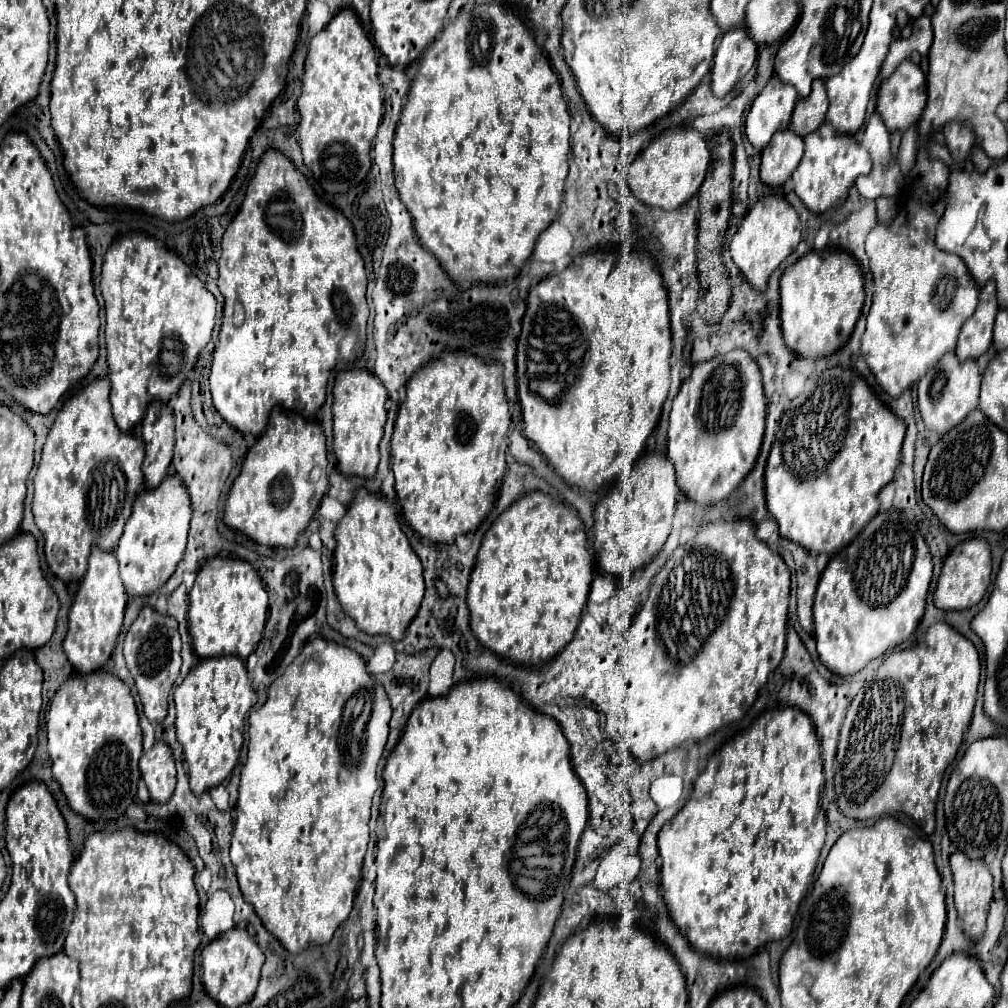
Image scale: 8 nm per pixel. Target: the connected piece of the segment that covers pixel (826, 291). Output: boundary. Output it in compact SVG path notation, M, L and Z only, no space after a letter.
M841 249L807 253L787 267L781 277L781 329L787 347L799 357L833 355L849 341L863 301L863 271L851 253Z

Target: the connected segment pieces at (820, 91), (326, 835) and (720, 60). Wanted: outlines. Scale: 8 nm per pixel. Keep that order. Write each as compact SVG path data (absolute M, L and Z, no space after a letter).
M817 79L813 81L813 91L807 99L799 99L797 107L793 111L793 129L797 135L805 137L809 131L815 131L827 113L827 93L825 93L825 81Z
M321 637L311 639L299 657L293 659L293 663L285 669L285 673L271 685L269 689L269 699L267 703L253 711L249 715L249 751L247 751L247 761L241 771L241 783L239 783L239 799L237 799L237 817L233 825L233 841L231 841L231 861L235 865L237 881L243 893L243 899L255 907L257 917L265 925L265 929L279 939L279 943L289 951L289 953L299 953L307 949L309 945L315 943L329 943L333 939L333 933L337 927L349 917L353 899L357 895L357 885L361 881L361 867L363 867L363 857L367 851L369 843L369 815L371 815L371 799L377 789L377 779L375 779L375 769L377 761L381 759L383 747L387 743L389 735L389 719L391 719L391 707L389 699L385 695L385 689L375 683L375 679L367 673L365 661L351 651L349 647L325 641Z
M745 27L727 31L715 51L711 67L713 95L723 99L739 79L747 75L757 59L757 45L747 35Z

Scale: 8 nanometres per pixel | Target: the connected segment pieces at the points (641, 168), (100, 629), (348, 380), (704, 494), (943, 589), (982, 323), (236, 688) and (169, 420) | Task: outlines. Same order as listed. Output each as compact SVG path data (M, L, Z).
M687 127L669 129L661 137L657 137L639 157L631 163L629 169L629 185L633 195L645 205L659 209L677 209L687 203L701 187L711 155L705 143L705 137Z
M93 549L89 557L89 569L79 585L79 591L69 611L69 631L63 641L65 655L77 673L85 675L105 667L105 663L113 655L115 641L121 633L125 605L127 605L127 595L117 573L115 553Z
M351 369L337 375L333 385L333 437L335 437L333 453L337 457L337 469L343 475L365 477L365 479L375 477L377 465L379 465L379 443L381 443L385 421L387 421L385 403L387 403L387 391L383 383L367 369Z
M745 351L697 363L673 399L669 417L667 457L673 461L679 489L701 505L727 499L757 461L765 435L765 415L761 371Z
M983 539L963 541L949 553L949 557L943 563L941 575L935 585L933 603L935 607L945 609L945 611L947 609L969 609L983 599L989 583L991 583L991 551L989 551L987 541Z
M989 281L979 293L977 311L961 327L959 343L957 343L957 349L955 349L961 363L965 359L979 359L991 347L993 323L995 323L997 311L999 311L999 305L997 305L995 283Z
M237 657L199 661L175 689L177 741L183 747L189 783L195 795L221 785L231 775L243 747L241 727L245 727L245 719L255 703L257 693L247 677L245 661Z
M159 401L151 403L141 431L145 443L145 487L155 489L167 477L167 469L173 457L173 411L169 405Z

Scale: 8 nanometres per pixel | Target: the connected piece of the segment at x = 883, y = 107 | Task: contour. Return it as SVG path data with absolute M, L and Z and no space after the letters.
M911 59L903 61L879 87L877 91L877 105L875 111L877 115L881 115L883 123L889 127L889 131L907 131L909 127L913 127L925 109L927 103L927 79L925 73L921 71L919 65L915 65Z

